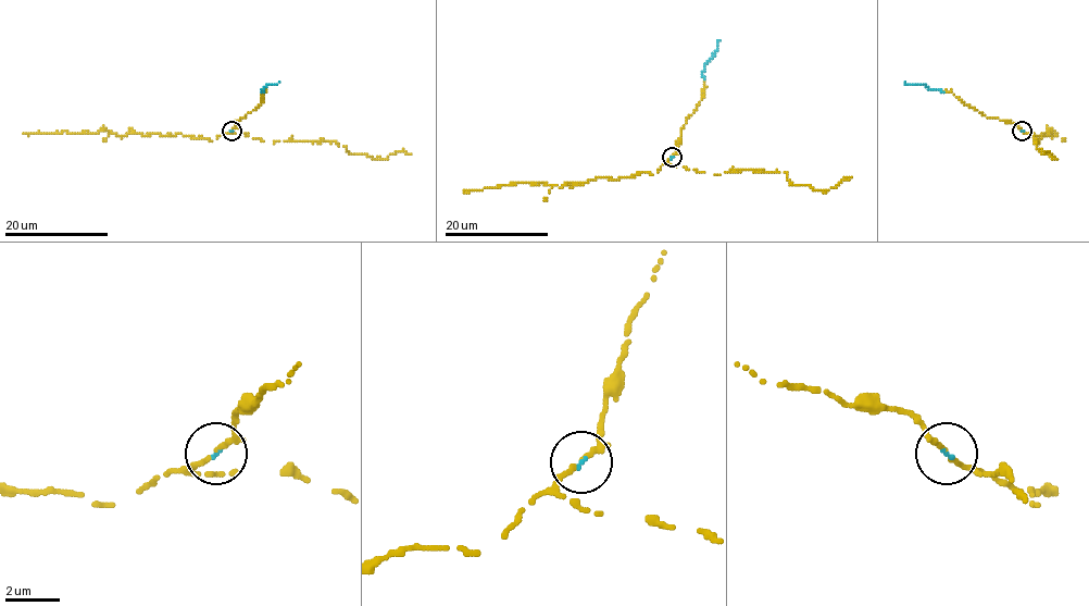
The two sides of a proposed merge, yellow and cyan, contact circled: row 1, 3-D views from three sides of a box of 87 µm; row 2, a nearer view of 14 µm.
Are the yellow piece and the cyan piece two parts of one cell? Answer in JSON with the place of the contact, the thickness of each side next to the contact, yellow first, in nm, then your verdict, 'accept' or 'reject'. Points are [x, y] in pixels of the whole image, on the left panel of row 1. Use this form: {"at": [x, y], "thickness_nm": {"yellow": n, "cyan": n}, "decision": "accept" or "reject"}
{"at": [232, 131], "thickness_nm": {"yellow": 180, "cyan": 100}, "decision": "accept"}

